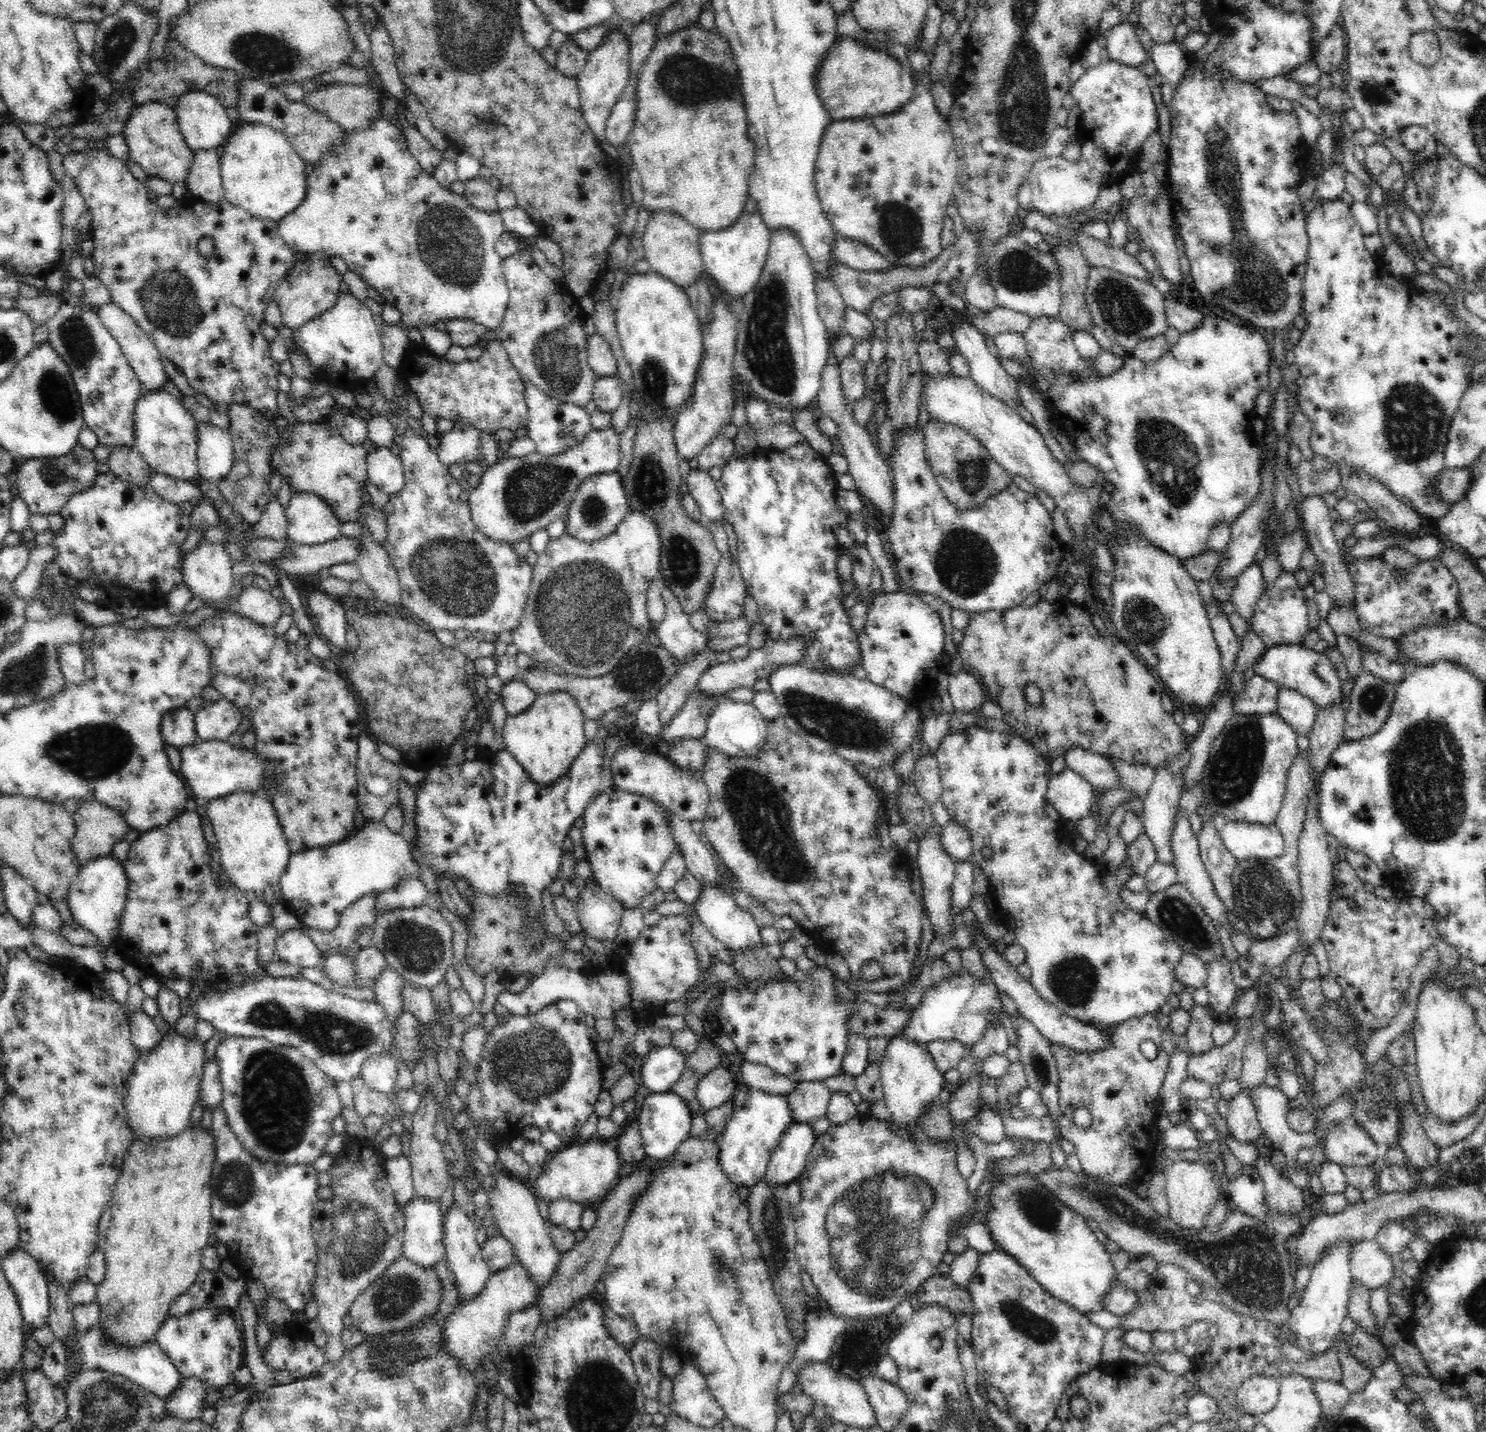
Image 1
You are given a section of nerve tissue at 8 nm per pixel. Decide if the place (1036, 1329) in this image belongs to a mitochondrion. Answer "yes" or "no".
yes

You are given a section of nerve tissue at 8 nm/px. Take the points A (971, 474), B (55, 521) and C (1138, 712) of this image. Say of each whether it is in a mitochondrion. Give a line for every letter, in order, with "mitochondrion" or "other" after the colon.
A: mitochondrion
B: other
C: other

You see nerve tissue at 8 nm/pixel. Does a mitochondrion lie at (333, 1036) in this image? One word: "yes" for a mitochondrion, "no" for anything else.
yes

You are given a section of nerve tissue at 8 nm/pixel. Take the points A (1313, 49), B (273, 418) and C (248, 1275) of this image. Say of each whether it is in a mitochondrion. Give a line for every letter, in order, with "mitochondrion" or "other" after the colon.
A: other
B: other
C: other

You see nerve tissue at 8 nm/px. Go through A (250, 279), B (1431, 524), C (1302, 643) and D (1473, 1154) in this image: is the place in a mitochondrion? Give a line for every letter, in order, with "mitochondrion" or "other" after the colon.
A: other
B: other
C: other
D: other

